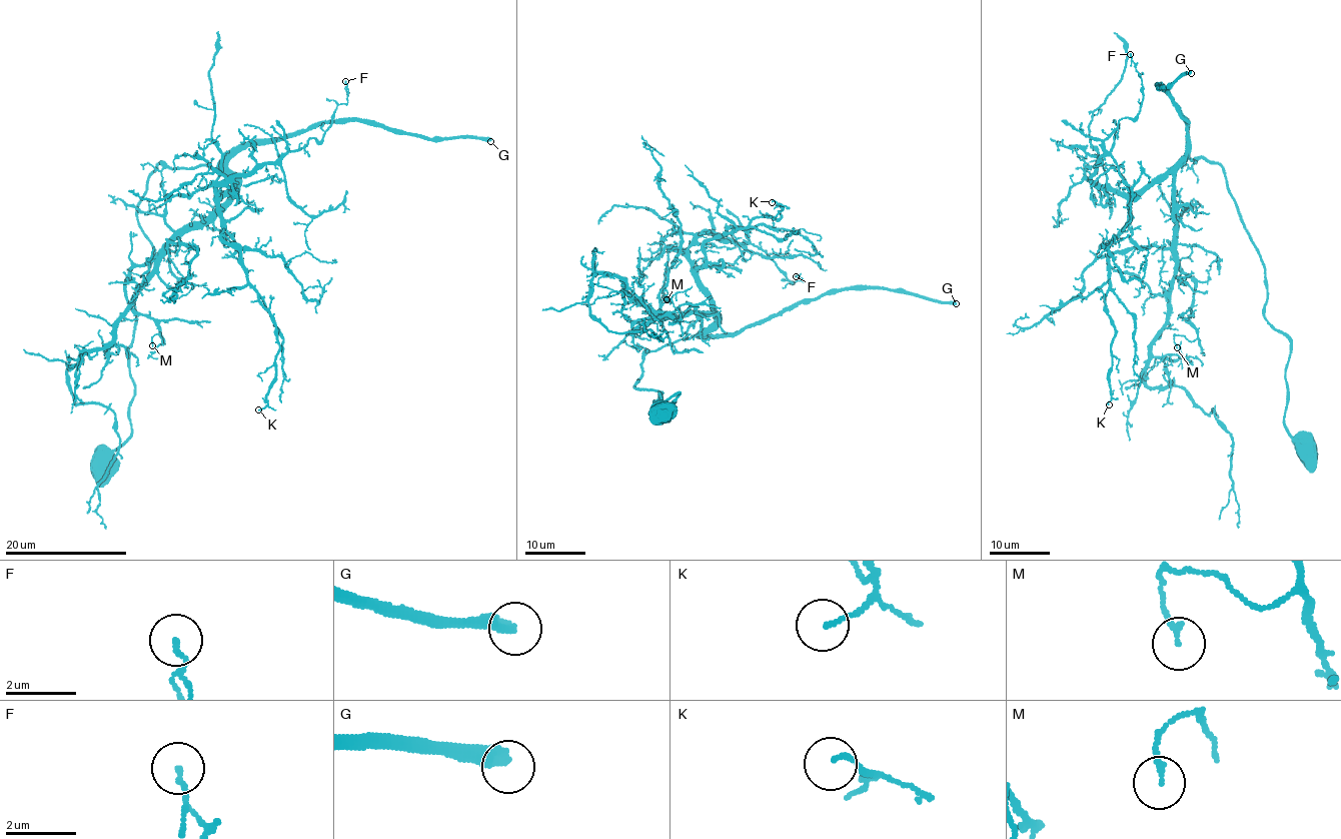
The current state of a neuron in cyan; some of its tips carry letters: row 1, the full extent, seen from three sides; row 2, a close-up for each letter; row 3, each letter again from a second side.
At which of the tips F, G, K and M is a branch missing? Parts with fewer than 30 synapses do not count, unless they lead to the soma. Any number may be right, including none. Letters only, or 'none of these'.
G

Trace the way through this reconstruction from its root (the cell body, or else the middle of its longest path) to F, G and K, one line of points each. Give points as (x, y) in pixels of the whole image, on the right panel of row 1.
F: (1307, 447), (1220, 165), (1187, 154), (1136, 192), (1092, 178), (1142, 102), (1130, 54)
G: (1307, 447), (1284, 423), (1290, 340), (1265, 316), (1261, 255), (1158, 86), (1191, 73)
K: (1307, 447), (1284, 423), (1290, 340), (1265, 316), (1261, 255), (1225, 172), (1189, 154), (1109, 243), (1109, 404)

